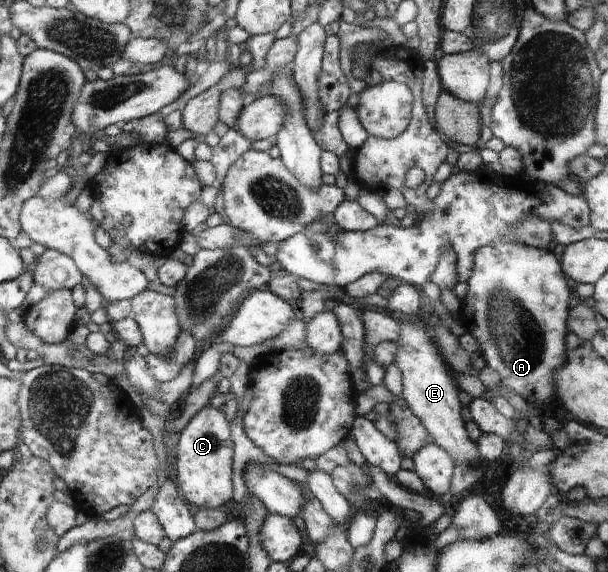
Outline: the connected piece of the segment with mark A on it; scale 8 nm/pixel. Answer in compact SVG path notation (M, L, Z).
M523 243L485 245L475 256L475 268L462 302L461 324L467 333L475 337L480 351L491 370L497 370L502 386L517 392L526 402L545 403L553 394L555 372L565 364L565 336L567 334L567 308L569 308L569 286L557 258L540 247Z

